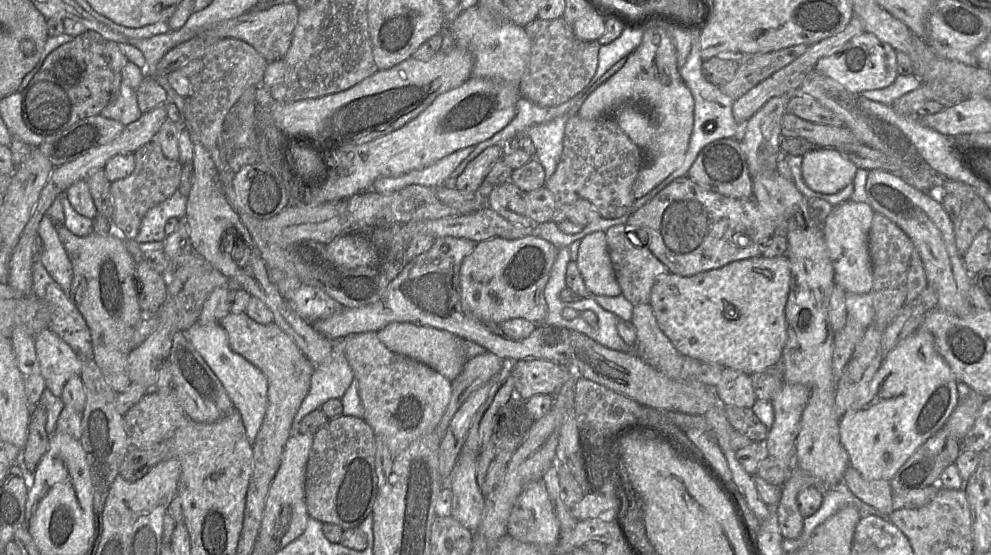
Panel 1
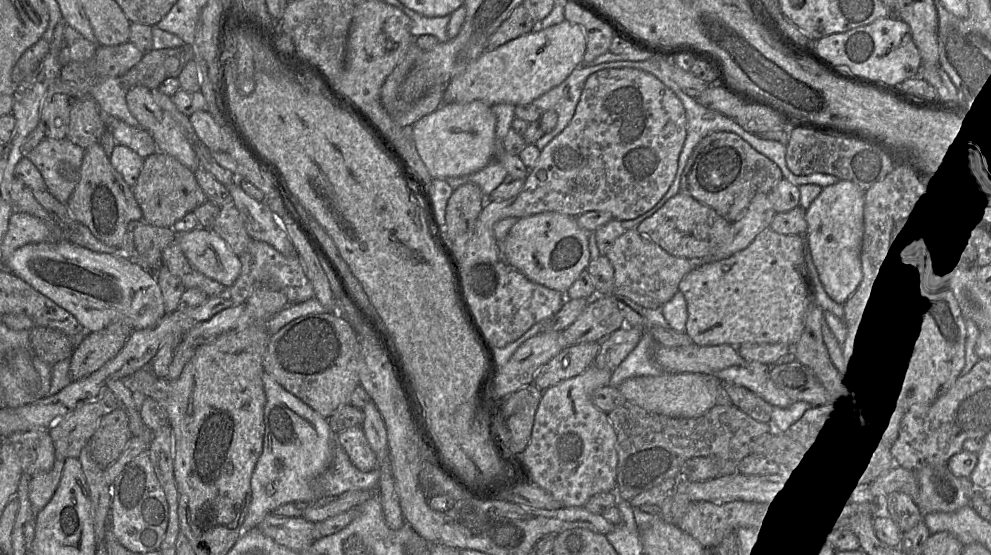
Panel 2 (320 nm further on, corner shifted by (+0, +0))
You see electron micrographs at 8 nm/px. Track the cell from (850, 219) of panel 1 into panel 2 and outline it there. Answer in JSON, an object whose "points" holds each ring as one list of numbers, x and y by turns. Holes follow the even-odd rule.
{"points":[[840,180,825,187,806,210,807,249,828,296,845,310,853,309,867,291,867,277,861,255,864,240,865,191,858,185]]}

